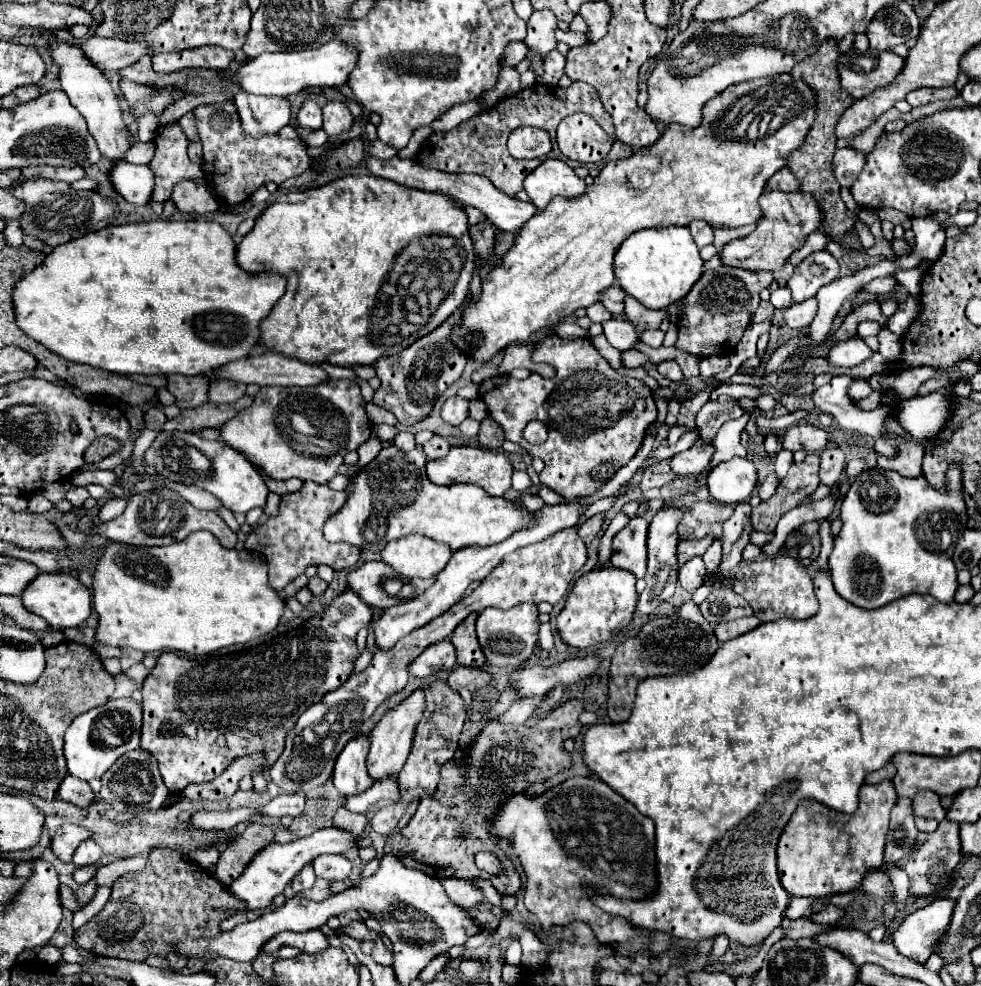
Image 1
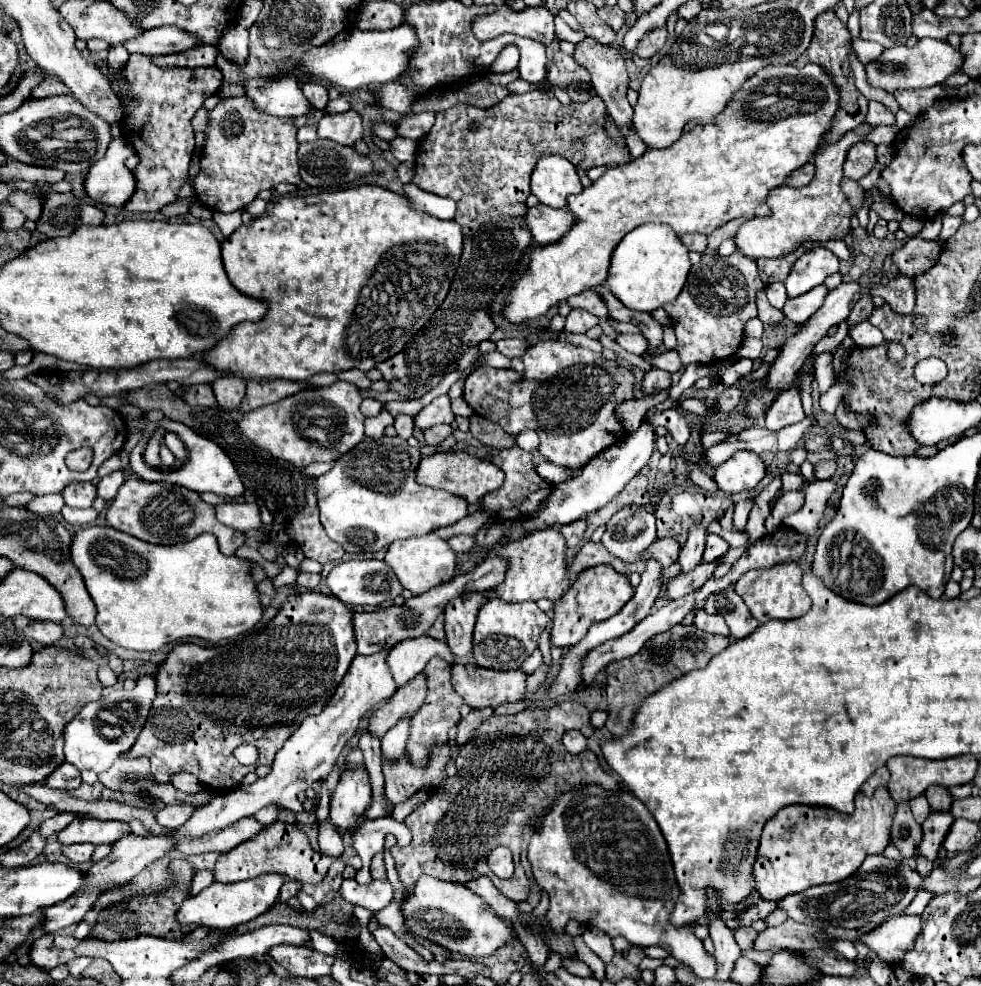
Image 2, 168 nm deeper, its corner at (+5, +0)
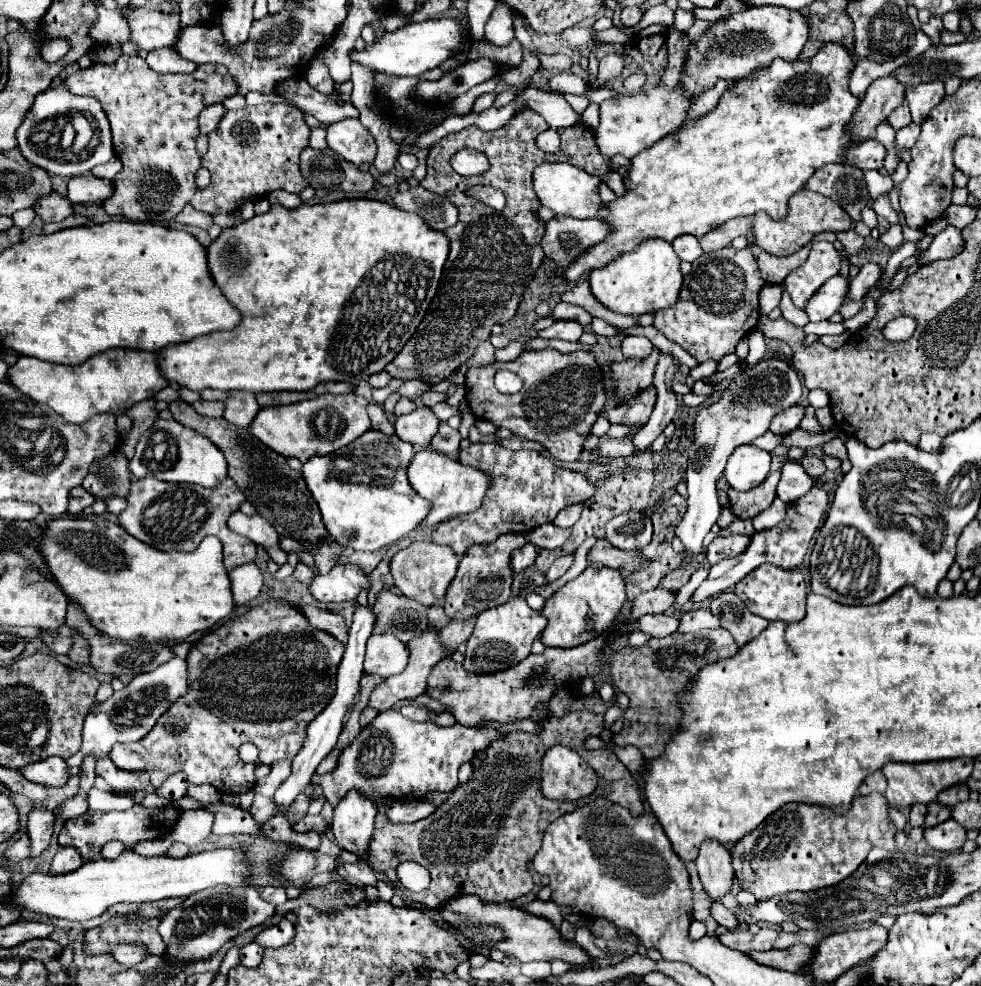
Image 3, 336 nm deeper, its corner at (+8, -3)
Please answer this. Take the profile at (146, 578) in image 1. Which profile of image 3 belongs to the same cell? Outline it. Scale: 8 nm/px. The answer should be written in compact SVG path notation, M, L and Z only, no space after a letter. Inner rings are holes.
M58 518L58 520L50 520L48 526L44 528L44 536L42 536L38 548L40 548L40 556L44 556L44 562L50 568L50 574L54 576L56 584L62 588L66 598L84 610L84 614L88 616L88 620L94 628L98 628L100 632L104 632L106 636L110 636L114 640L128 640L128 642L134 642L134 640L186 640L188 636L192 636L196 632L212 628L218 620L226 618L236 606L232 600L232 592L230 592L230 578L222 564L222 544L220 544L220 540L216 540L216 536L206 536L194 552L160 552L160 550L136 540L128 532L124 532L124 528L120 528L120 524L116 524L116 522L90 520L90 518Z

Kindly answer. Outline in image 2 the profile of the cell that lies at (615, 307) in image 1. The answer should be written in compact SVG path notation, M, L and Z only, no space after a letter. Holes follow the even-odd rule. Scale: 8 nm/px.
M587 289L575 297L571 297L567 301L573 309L585 309L593 315L597 315L599 319L609 319L609 313L607 313L607 305L603 305L603 297L599 297L599 293L595 293L593 289Z

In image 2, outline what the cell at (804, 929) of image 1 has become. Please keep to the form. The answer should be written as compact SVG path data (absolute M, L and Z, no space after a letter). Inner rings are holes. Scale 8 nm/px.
M743 927L743 929L737 929L735 931L735 939L737 939L737 945L741 947L741 951L747 951L751 949L751 945L755 943L755 937L759 933L753 929L753 927Z

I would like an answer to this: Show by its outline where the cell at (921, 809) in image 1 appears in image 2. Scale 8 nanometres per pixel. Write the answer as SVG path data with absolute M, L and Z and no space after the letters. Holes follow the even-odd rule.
M931 787L931 789L927 789L925 797L927 797L927 801L929 801L931 811L949 811L949 807L951 807L951 803L953 803L951 795L949 795L947 789L943 789L943 787Z

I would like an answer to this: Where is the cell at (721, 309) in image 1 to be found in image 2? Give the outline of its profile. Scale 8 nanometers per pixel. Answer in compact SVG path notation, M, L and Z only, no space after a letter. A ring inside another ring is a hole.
M737 251L729 257L705 255L697 265L693 265L679 297L665 305L677 335L675 351L679 353L683 365L711 365L731 357L743 341L745 323L751 317L757 317L755 297L763 287L765 285L759 279L757 263Z

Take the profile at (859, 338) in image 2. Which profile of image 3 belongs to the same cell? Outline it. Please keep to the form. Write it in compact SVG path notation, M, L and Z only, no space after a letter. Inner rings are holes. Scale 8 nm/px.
M808 322L804 326L806 334L842 334L846 328L844 324L834 324L834 322Z

